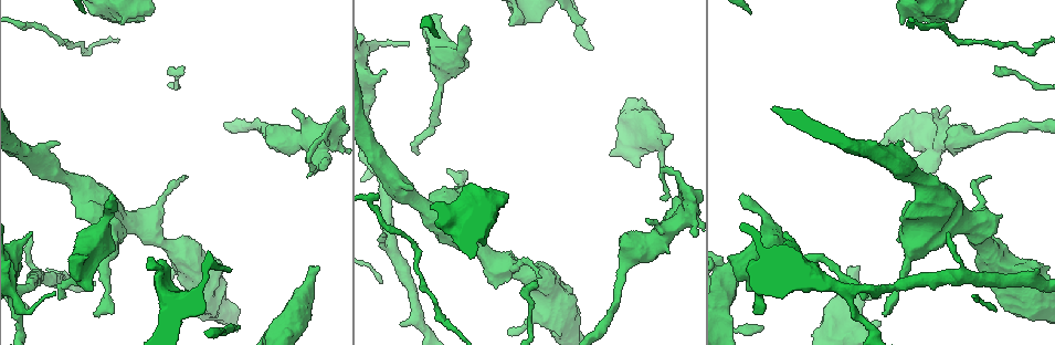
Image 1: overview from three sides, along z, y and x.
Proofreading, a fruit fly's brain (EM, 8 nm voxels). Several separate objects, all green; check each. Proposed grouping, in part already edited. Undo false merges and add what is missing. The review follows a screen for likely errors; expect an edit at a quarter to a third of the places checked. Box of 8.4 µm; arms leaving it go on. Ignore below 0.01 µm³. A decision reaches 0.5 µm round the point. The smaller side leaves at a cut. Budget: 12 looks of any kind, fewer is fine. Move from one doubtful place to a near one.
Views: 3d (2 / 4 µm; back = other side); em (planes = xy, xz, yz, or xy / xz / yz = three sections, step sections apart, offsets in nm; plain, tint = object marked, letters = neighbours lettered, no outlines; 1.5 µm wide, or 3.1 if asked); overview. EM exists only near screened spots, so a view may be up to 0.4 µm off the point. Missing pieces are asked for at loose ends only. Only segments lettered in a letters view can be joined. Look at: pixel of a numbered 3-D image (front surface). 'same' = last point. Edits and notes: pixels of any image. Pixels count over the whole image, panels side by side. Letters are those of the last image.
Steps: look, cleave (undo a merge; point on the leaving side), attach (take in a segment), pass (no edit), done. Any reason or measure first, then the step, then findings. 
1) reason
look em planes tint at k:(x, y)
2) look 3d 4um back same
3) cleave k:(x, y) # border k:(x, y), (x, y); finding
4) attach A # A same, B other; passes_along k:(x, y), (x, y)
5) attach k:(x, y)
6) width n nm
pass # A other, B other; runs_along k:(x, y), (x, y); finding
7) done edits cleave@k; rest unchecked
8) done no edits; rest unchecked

stops while still wide
look 3d 2um at 1:(640, 166)

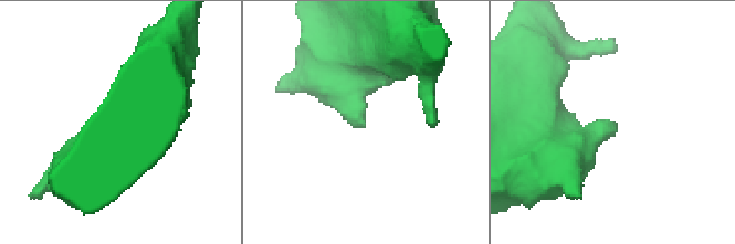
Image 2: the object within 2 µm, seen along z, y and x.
look em planes letters at 2:(363, 127)

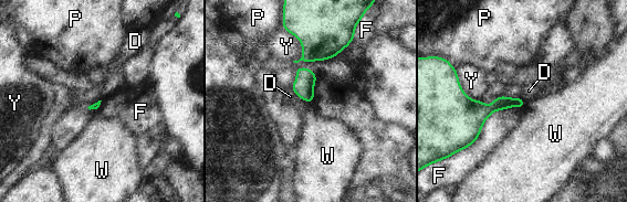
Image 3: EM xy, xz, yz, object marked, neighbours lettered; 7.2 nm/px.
pass # D other, F other, P other, W other, Y other; border 3:(523, 102), (524, 106); none of them fits

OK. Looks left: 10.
branch stops here
look 3d 4um at 1:(991, 177)

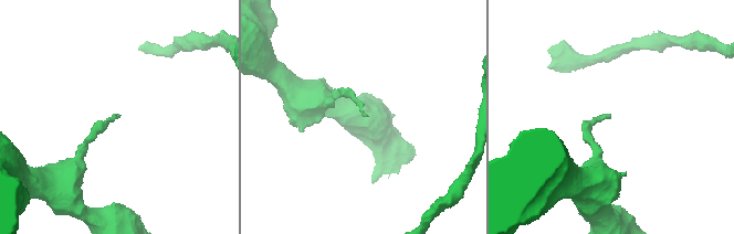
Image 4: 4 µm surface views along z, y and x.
look em yz step 4 letters at 4:(365, 115)

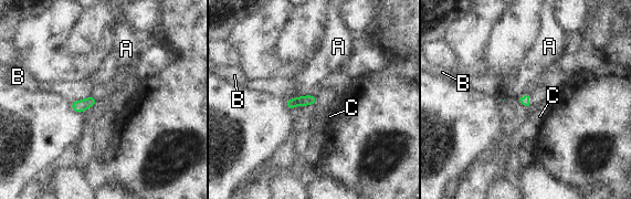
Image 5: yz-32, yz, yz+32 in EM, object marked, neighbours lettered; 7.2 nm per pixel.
look em planes letters same

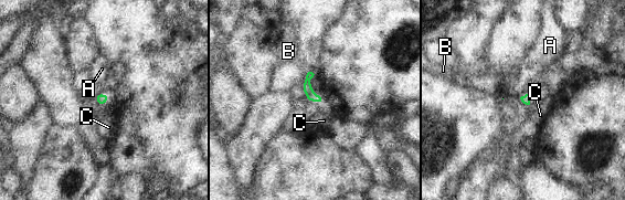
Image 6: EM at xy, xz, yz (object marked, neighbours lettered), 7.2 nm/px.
pass # A other, B other, C other; border 6:(527, 93), (520, 97); no lettered segment goes on from it

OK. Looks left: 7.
branch stops here
look em planes plain at 1:(59, 143)

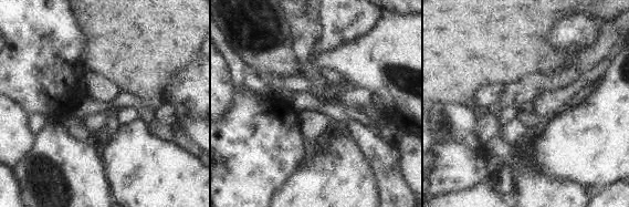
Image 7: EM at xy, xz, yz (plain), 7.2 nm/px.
what lies round it
look em planes letters same

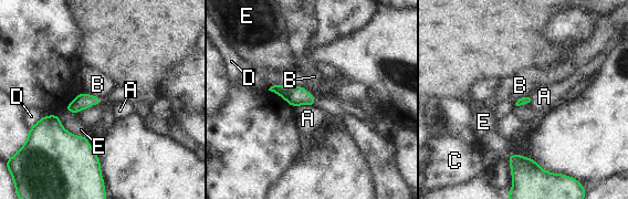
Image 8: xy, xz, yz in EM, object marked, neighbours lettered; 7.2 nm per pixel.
longest_contact B 160 nm
pass # A other, B other, C other, D other, E other; none of them fits

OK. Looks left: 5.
free end
look 3d 2um at 1:(946, 234)

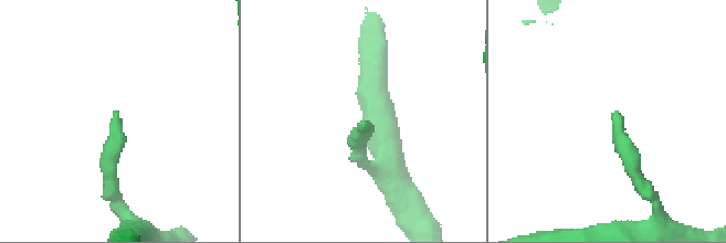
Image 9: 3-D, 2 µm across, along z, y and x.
look em planes letters at 9:(613, 115)

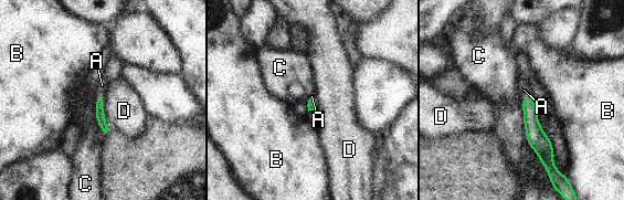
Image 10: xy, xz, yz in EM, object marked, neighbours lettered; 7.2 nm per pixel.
attach A # A same, B other, C other, D other; passes_along 10:(99, 109), (102, 102), (102, 85); the cell continues

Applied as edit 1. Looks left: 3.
tapers out
look 3d 4um at 1:(417, 155)

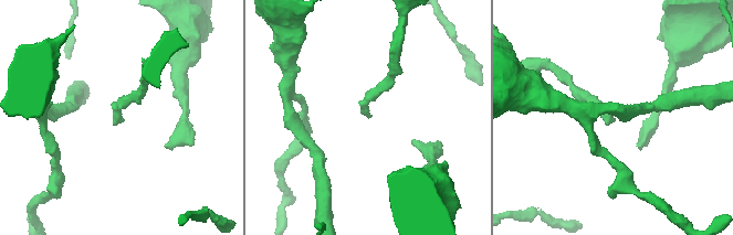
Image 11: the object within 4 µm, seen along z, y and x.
look em planes tint at 11:(369, 116)

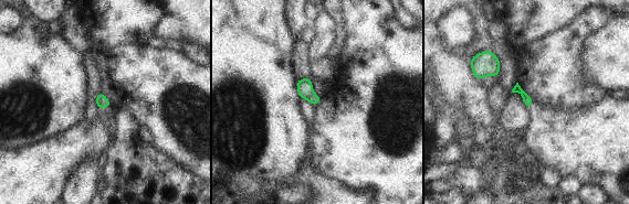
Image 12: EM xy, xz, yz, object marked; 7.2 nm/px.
see the neighbours
look em planes letters same

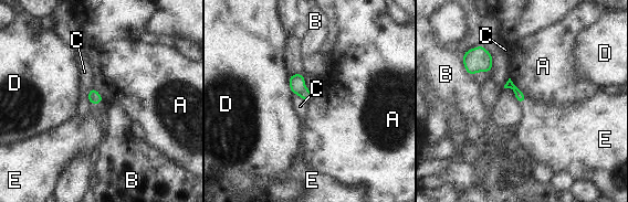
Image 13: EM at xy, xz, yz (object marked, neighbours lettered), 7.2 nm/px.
attach E # A other, B other, C other, D other, E same; it goes on there

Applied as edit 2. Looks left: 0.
done edits attach@10, attach@13; rest unchecked

